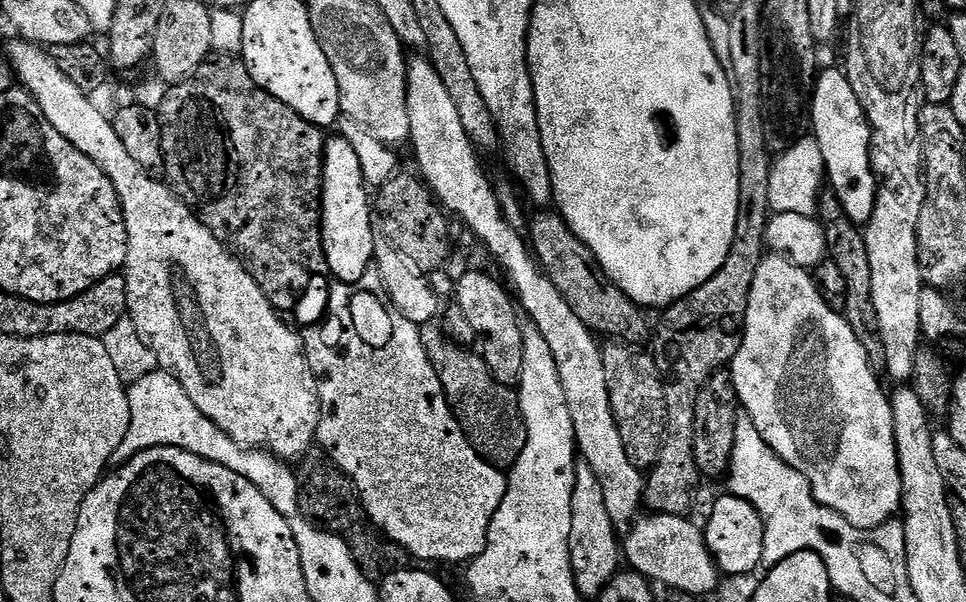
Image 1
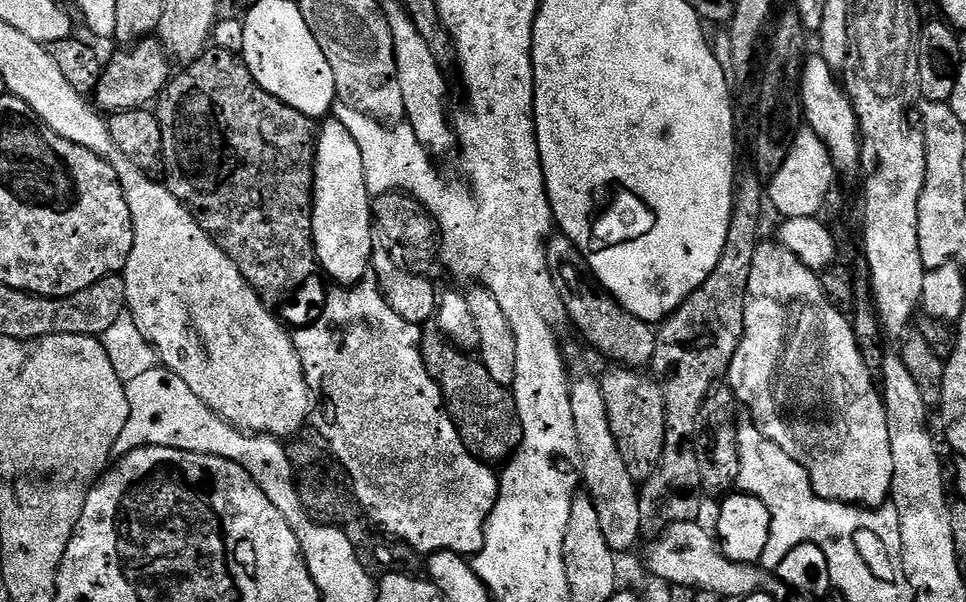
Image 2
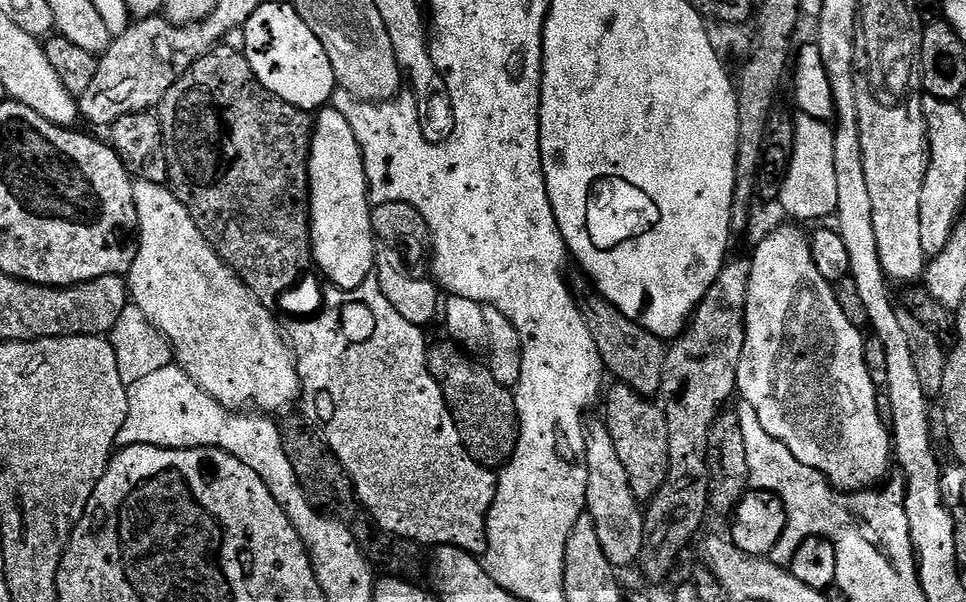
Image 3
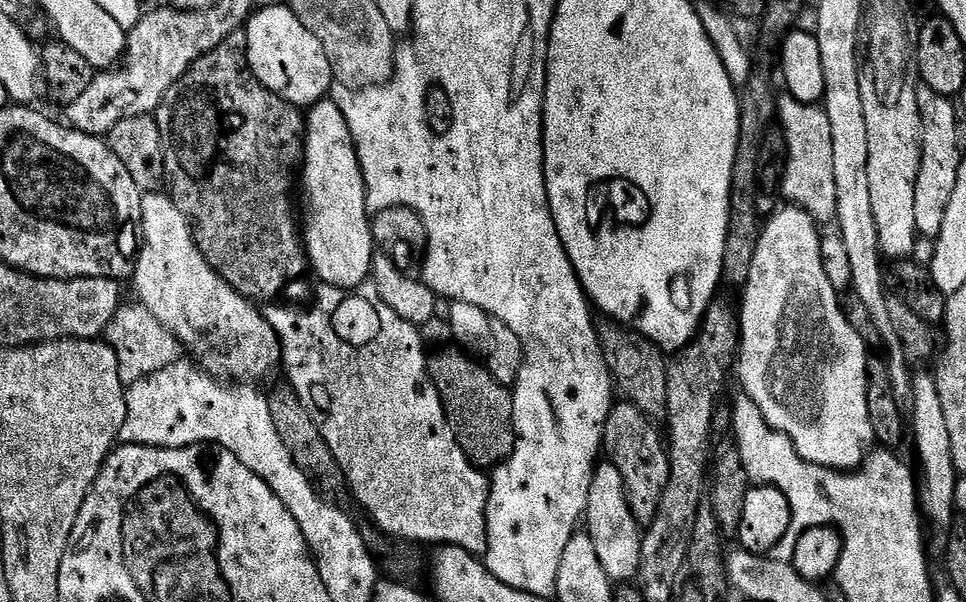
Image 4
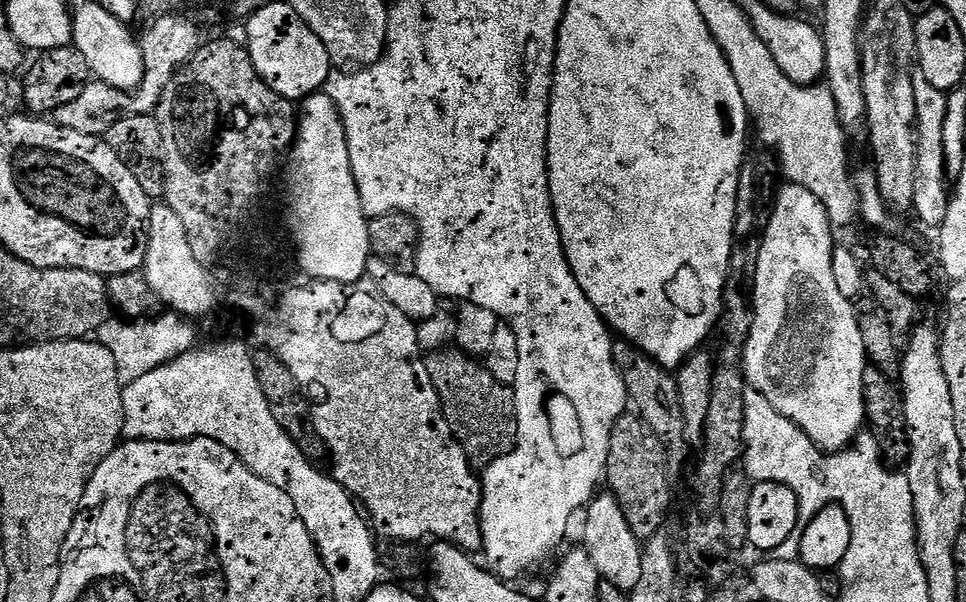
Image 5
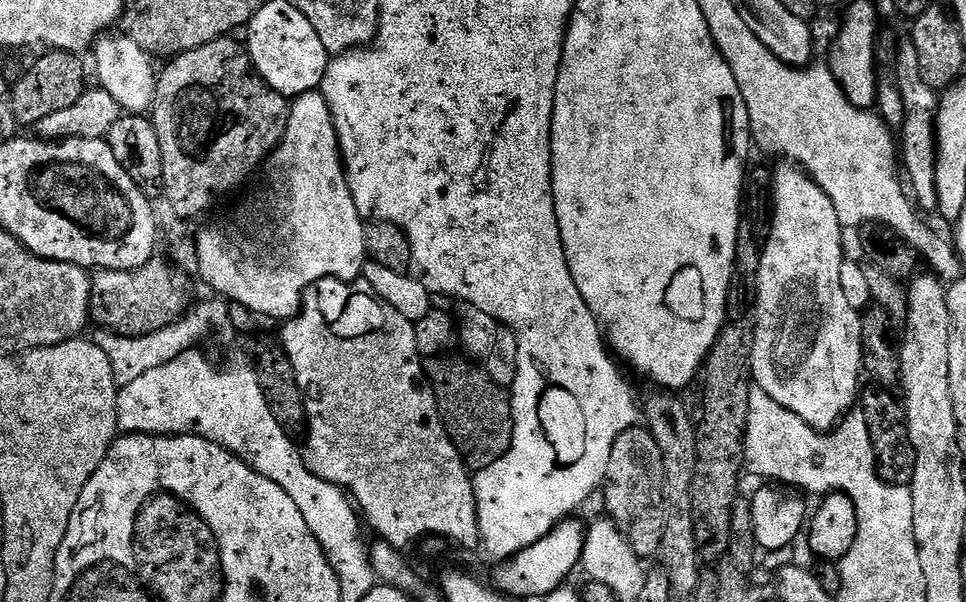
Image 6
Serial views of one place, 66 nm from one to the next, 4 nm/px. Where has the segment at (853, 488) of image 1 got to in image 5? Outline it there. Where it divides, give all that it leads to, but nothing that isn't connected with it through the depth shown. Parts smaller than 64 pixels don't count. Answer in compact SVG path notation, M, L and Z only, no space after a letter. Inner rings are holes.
M785 183L779 189L780 197L776 200L776 213L768 220L768 229L763 229L760 241L760 253L758 254L758 274L752 291L752 329L748 335L748 345L744 348L744 379L754 389L758 390L774 406L778 414L790 418L790 422L797 424L805 434L825 452L842 452L855 440L856 435L865 427L864 419L864 369L866 359L862 344L861 331L853 301L842 298L838 294L838 285L834 282L834 270L832 269L832 232L834 226L828 221L828 215L824 209L824 203L814 194L810 194L797 184Z

